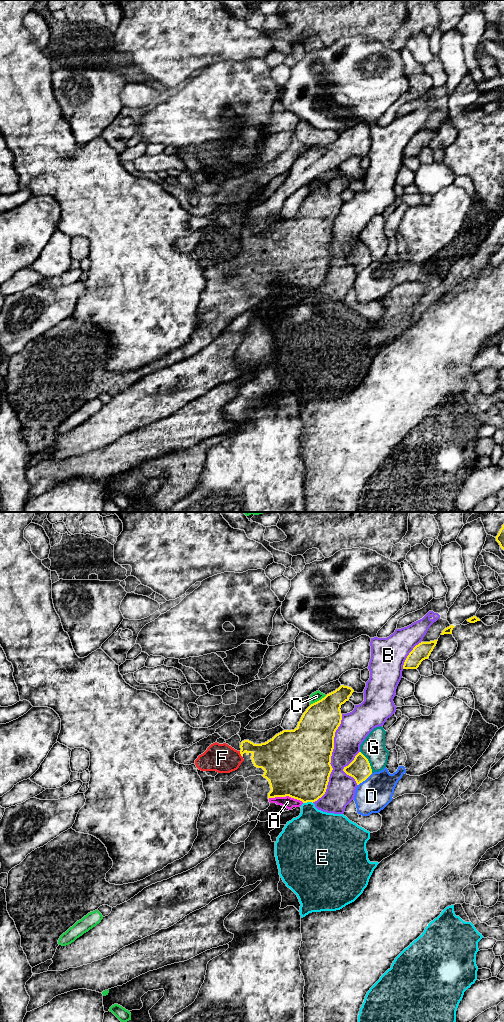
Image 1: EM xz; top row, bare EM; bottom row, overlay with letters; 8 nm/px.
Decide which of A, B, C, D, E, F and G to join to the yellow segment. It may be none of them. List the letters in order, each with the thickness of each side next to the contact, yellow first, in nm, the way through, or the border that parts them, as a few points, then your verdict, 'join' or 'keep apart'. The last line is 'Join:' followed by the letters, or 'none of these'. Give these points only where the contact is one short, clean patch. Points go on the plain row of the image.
A: 500/90 nm | keep apart
B: 500/220 nm | keep apart
C: 300/80 nm | keep apart
D: 170/280 nm | keep apart
E: 460/360 nm | along xz (312, 290), (303, 291) | keep apart
F: 240/240 nm | along xz (239, 239), (241, 244) | keep apart
G: 170/190 nm | along xz (360, 239), (367, 247), (372, 260) | keep apart
Join: none of these

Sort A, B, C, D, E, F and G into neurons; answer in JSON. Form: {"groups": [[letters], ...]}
{"groups": [["A", "E", "F"], ["B"], ["C"], ["D"], ["G"]]}

